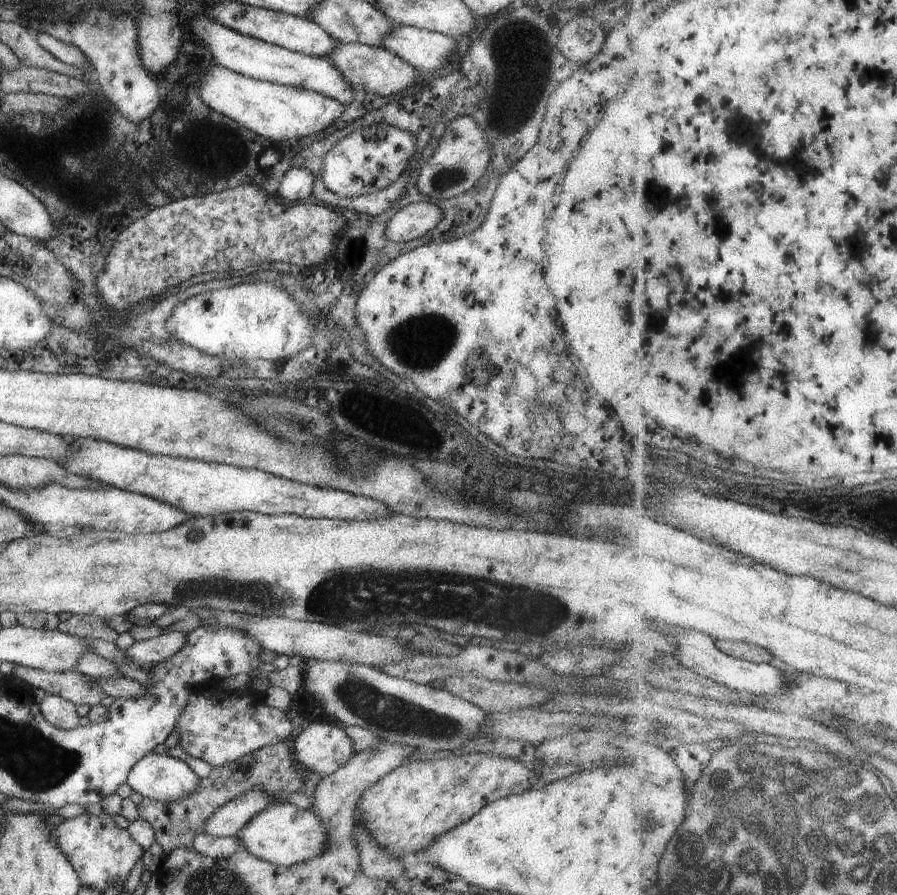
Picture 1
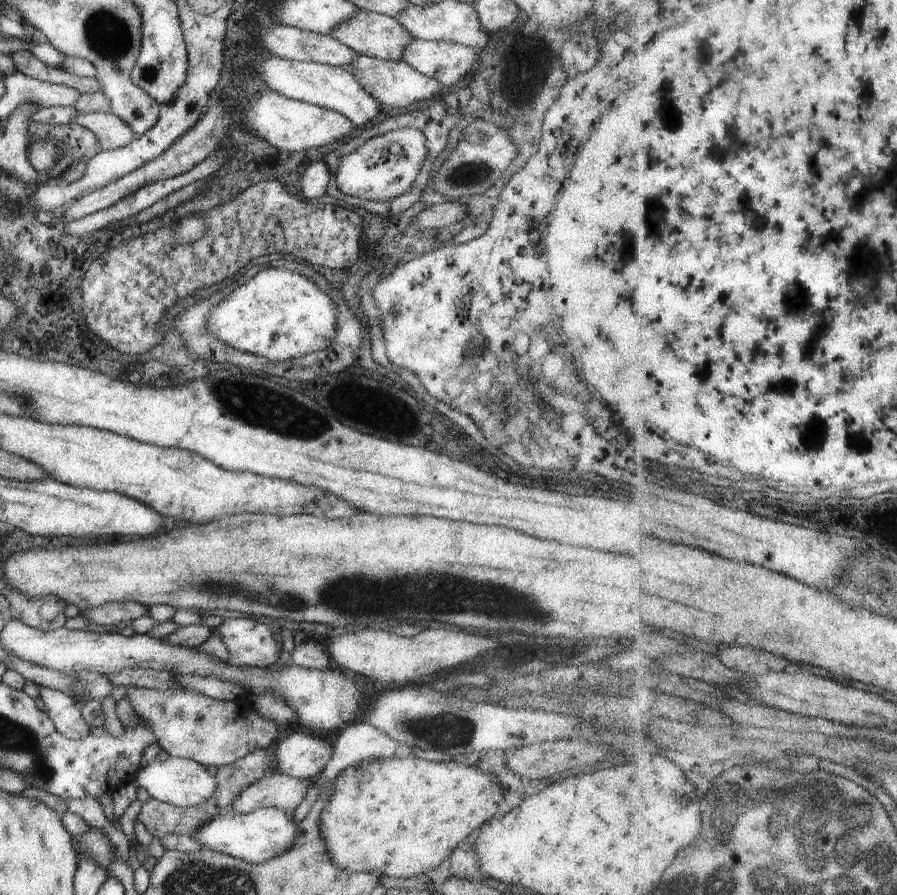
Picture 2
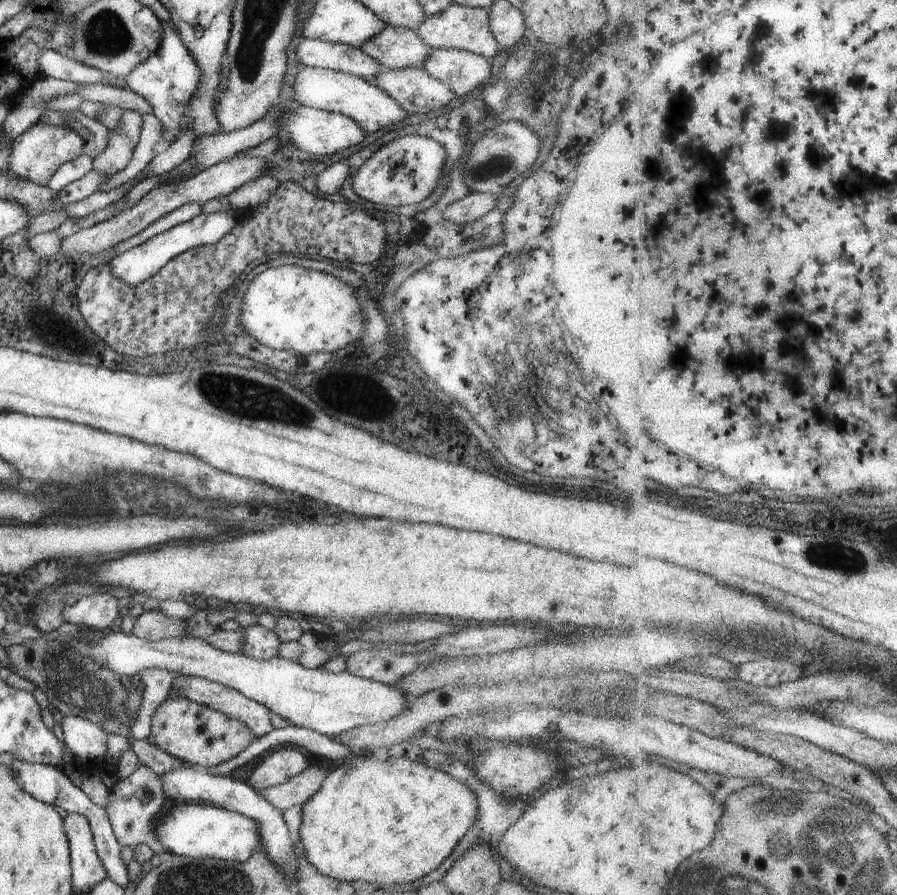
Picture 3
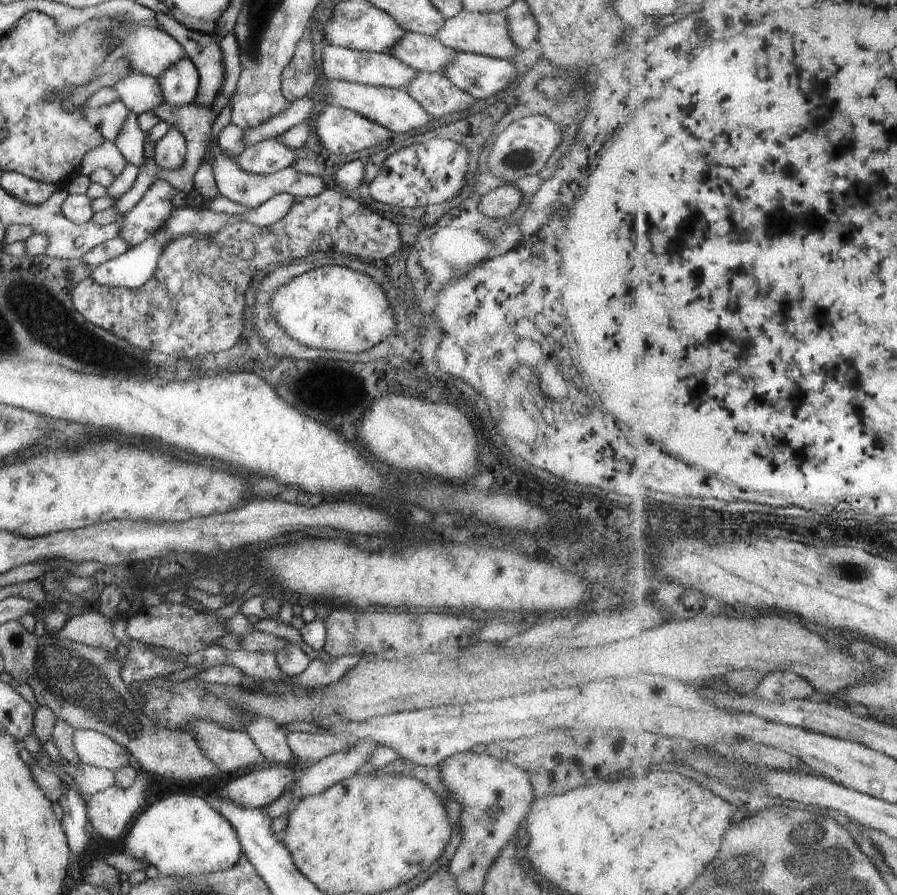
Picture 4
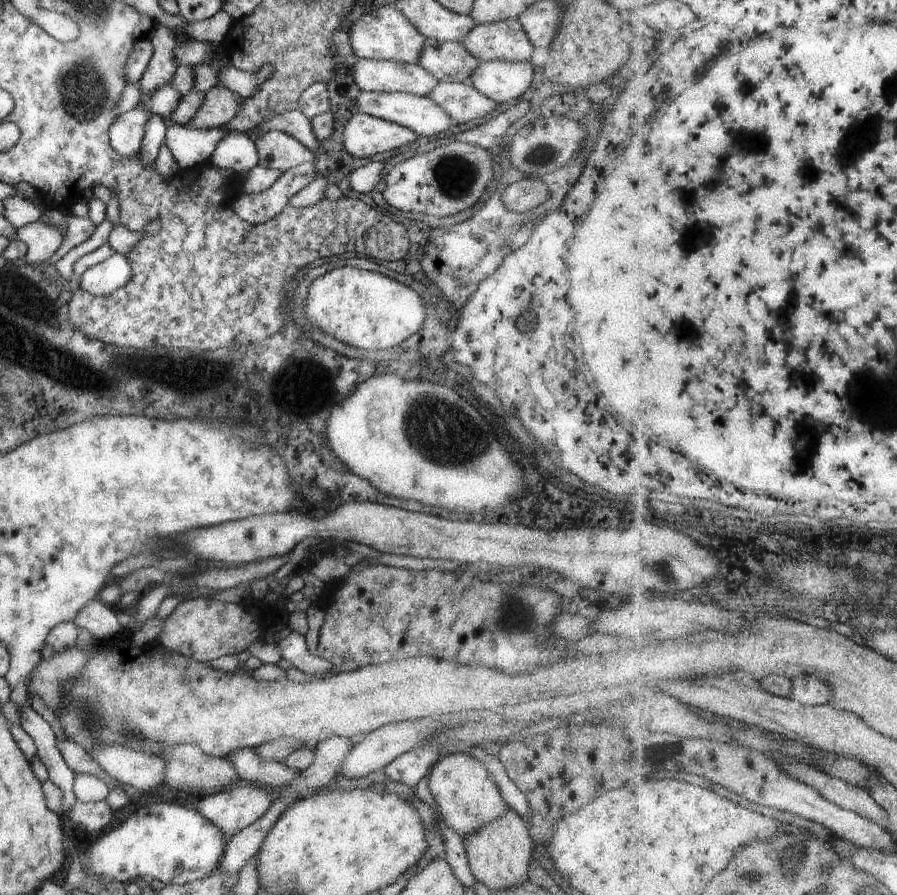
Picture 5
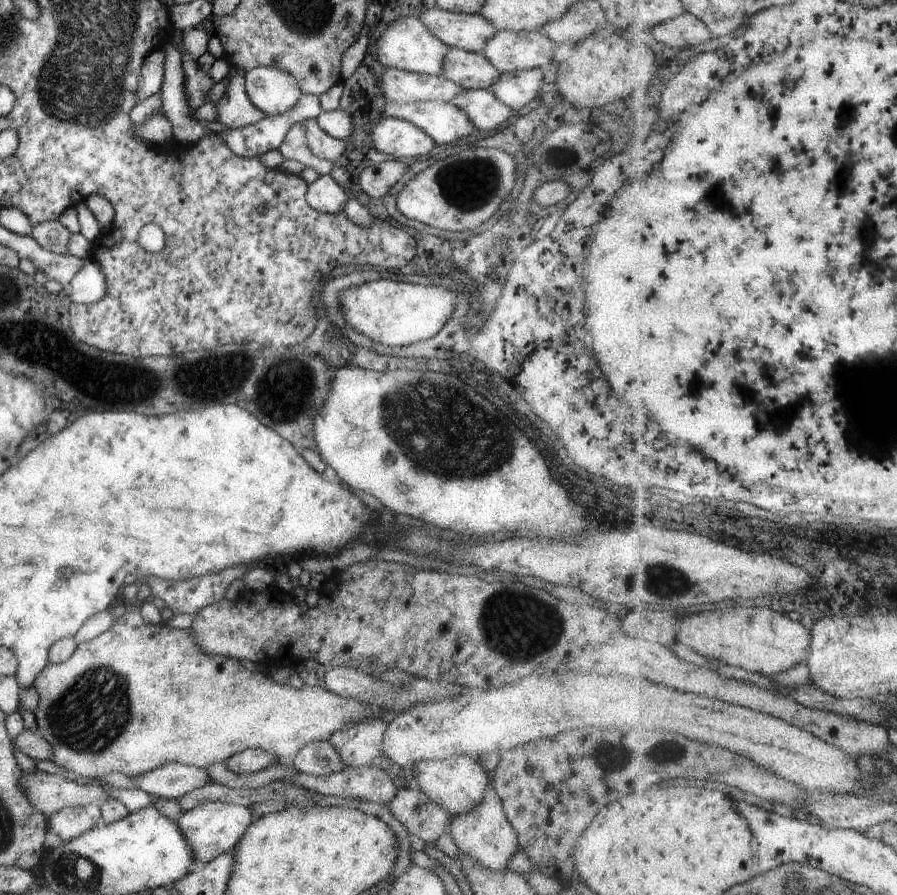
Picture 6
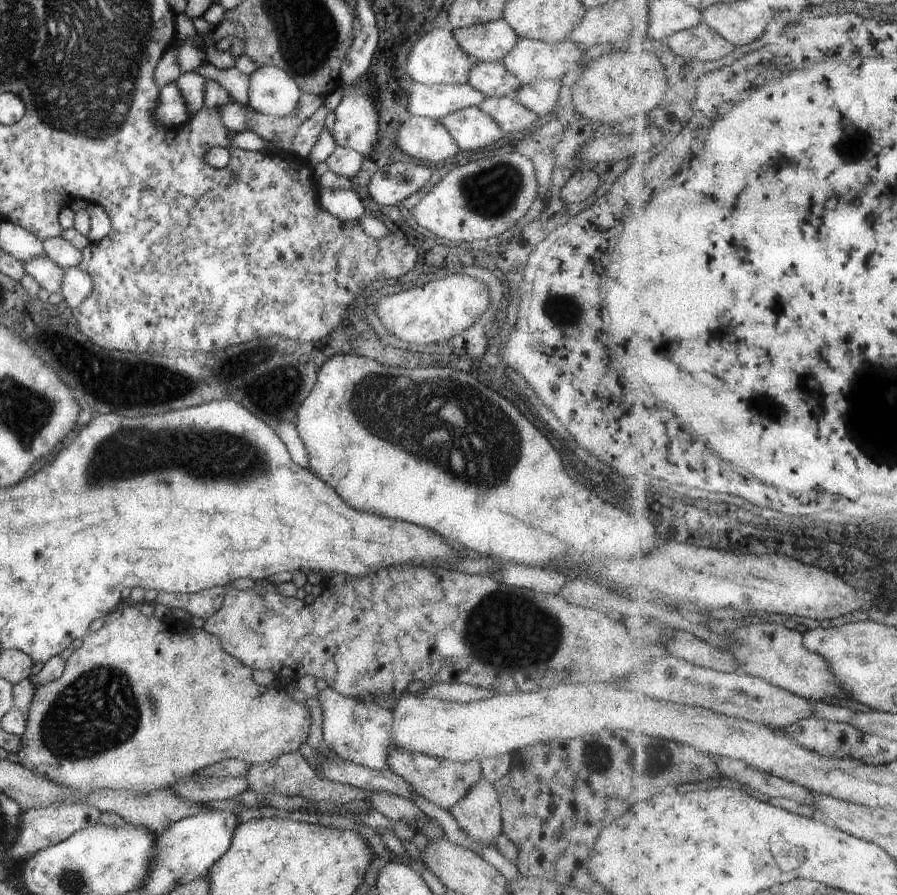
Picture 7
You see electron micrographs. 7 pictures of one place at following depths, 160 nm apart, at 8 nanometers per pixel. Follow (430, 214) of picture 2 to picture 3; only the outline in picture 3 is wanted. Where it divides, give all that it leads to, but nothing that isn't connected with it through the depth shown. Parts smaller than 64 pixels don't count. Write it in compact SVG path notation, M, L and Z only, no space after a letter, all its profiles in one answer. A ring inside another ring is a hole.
M471 191L470 194L454 201L453 204L449 204L443 210L443 218L449 222L455 222L455 224L473 222L475 218L487 214L497 201L496 195Z

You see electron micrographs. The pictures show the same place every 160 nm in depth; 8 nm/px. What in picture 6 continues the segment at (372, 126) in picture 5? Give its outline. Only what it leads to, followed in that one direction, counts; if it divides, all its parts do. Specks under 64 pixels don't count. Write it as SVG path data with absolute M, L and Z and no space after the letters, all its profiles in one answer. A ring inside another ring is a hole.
M383 117L373 129L373 147L390 156L426 156L436 143L426 132L409 121Z

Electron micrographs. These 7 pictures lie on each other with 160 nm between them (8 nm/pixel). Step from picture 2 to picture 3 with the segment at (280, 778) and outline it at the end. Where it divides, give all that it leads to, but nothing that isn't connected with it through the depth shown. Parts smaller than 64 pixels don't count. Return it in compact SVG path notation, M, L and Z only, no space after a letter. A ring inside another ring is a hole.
M311 761L309 766L305 770L301 770L296 776L289 778L282 784L259 790L257 794L275 806L277 810L283 812L287 808L307 802L320 788L328 772L327 769L316 766Z

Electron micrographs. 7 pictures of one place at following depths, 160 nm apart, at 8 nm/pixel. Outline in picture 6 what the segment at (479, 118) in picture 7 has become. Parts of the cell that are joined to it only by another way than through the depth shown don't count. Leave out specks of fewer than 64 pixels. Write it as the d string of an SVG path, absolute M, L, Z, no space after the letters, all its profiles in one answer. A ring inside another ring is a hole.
M385 101L385 117L409 121L426 132L436 144L449 144L473 132L468 116L454 104L423 101L407 104Z

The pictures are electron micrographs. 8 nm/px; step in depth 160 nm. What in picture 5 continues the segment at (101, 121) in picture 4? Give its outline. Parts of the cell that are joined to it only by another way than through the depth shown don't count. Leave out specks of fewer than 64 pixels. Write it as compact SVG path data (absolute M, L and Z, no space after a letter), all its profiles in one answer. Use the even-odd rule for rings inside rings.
M133 108L116 113L115 122L111 122L107 132L108 144L121 156L129 158L137 153L137 143L143 138L143 124L151 112L145 108Z

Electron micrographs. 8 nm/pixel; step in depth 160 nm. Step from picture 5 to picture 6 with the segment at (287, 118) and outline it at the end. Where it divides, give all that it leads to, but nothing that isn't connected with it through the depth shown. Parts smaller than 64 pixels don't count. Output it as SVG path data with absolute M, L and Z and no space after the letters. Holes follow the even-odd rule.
M305 119L302 122L302 127L305 129L308 149L318 159L331 163L337 160L346 150L346 142L344 140L329 136L317 126L314 119Z

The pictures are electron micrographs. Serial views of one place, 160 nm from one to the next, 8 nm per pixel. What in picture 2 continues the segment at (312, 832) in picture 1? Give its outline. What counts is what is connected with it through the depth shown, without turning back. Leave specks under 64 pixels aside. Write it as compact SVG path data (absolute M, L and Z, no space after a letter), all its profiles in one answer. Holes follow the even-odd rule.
M264 807L245 814L235 814L227 808L223 814L209 818L201 824L193 838L204 848L242 859L244 862L261 863L273 856L287 852L287 848L295 842L297 824L291 812L281 808Z

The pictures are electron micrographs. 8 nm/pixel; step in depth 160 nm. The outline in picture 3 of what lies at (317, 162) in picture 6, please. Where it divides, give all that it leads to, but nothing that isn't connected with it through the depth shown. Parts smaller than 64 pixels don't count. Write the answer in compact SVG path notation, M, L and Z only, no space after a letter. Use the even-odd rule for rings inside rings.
M243 156L243 158L231 158L230 160L223 160L216 163L207 169L186 178L180 180L173 186L167 183L159 184L152 190L149 190L139 202L135 202L131 208L123 210L121 213L117 213L115 216L111 216L108 220L99 222L91 227L79 230L66 238L61 239L61 246L58 249L58 254L85 254L85 255L97 255L99 252L111 249L115 244L120 241L126 240L135 234L138 234L141 230L145 229L175 208L179 208L183 204L197 202L197 204L203 204L213 198L219 196L226 197L229 192L233 192L235 188L239 188L245 182L258 178L263 172L263 166L265 164L264 158Z

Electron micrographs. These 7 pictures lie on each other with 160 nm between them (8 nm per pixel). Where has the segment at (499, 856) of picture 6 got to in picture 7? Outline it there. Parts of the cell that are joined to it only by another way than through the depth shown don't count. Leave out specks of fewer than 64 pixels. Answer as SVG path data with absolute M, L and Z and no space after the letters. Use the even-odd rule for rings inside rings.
M483 777L476 783L470 784L467 792L448 809L449 814L455 819L459 828L475 841L492 844L493 838L501 833L500 802L498 794L492 783Z

